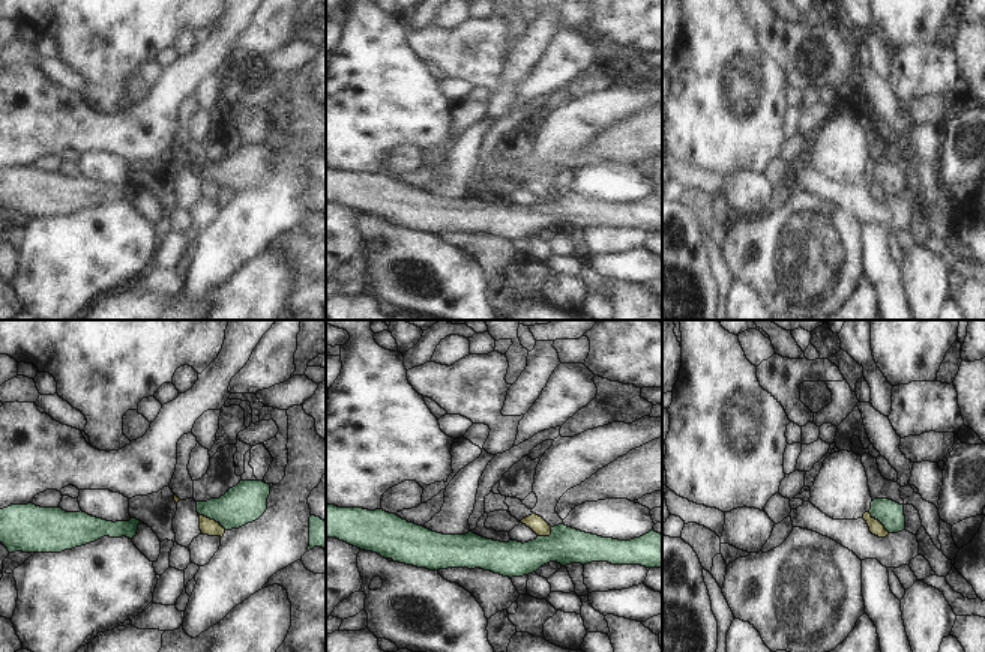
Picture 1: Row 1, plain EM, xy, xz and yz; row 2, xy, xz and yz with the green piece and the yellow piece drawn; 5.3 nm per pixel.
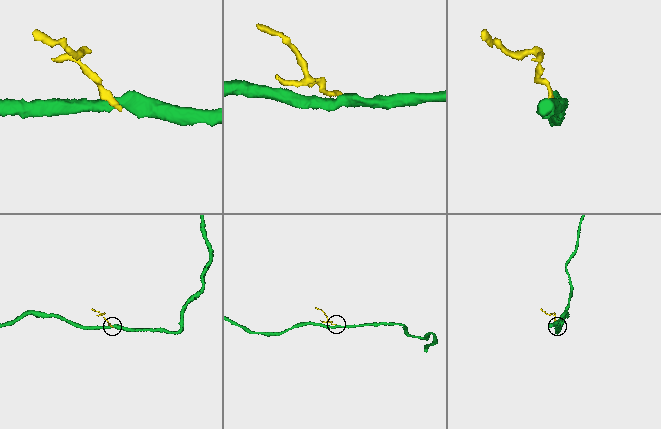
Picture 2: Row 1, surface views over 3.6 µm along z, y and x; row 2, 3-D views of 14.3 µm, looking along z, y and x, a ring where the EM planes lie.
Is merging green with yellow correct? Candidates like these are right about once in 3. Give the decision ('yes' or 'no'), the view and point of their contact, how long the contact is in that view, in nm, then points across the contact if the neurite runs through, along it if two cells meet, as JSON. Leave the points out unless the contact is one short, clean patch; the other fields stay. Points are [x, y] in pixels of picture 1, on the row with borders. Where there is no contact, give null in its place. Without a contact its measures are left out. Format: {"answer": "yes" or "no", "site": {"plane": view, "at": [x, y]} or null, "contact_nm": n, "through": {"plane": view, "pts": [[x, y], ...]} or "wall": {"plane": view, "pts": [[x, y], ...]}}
{"answer": "no", "site": {"plane": "xy", "at": [212, 519]}, "contact_nm": 180, "wall": {"plane": "xy", "pts": [[198, 513], [213, 519], [225, 529]]}}

